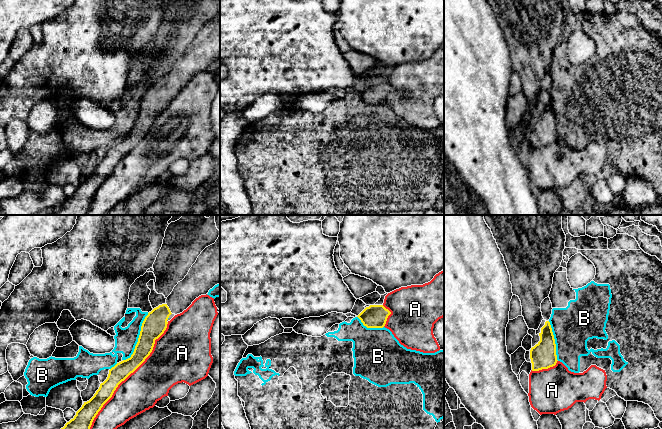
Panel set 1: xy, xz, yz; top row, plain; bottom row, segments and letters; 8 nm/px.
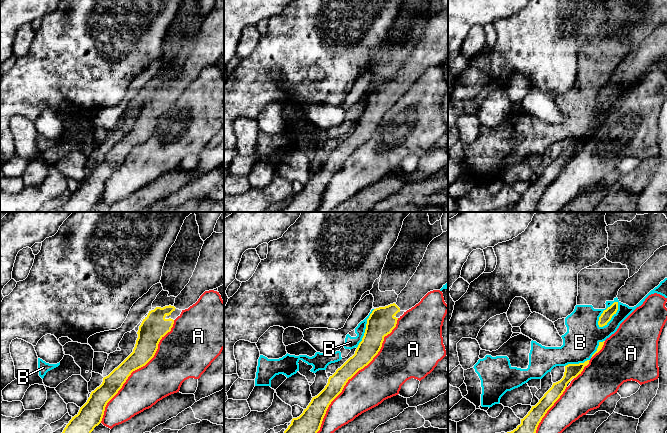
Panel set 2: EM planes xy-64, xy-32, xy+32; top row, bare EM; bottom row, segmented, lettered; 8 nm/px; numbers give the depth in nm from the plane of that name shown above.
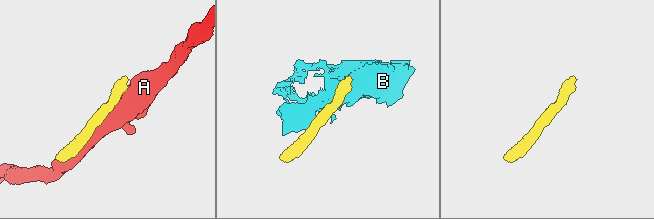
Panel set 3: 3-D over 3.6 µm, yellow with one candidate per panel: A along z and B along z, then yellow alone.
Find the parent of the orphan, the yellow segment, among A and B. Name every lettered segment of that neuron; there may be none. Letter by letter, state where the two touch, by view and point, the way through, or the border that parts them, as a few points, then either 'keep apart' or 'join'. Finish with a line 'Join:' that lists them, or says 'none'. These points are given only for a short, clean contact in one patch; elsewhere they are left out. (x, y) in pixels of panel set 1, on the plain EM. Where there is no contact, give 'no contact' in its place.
A: meets yellow in xy at (123, 156); keep apart
B: meets yellow in xy at (138, 114); keep apart
Join: none

